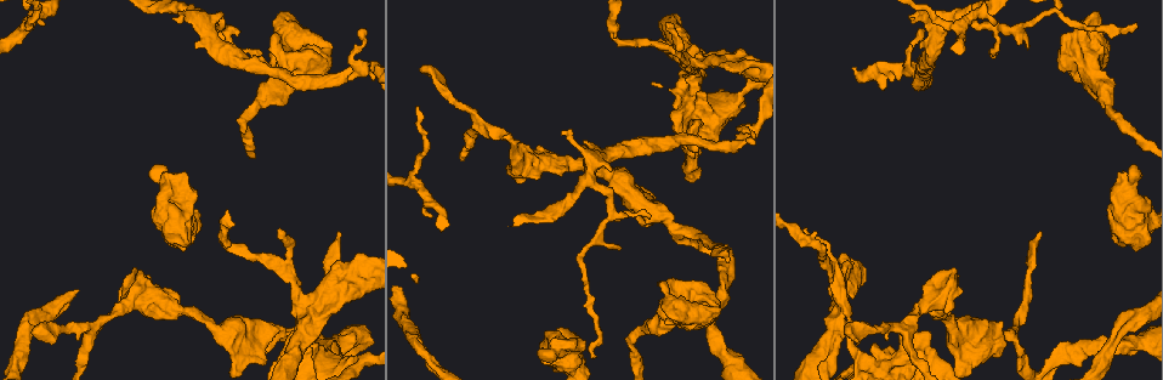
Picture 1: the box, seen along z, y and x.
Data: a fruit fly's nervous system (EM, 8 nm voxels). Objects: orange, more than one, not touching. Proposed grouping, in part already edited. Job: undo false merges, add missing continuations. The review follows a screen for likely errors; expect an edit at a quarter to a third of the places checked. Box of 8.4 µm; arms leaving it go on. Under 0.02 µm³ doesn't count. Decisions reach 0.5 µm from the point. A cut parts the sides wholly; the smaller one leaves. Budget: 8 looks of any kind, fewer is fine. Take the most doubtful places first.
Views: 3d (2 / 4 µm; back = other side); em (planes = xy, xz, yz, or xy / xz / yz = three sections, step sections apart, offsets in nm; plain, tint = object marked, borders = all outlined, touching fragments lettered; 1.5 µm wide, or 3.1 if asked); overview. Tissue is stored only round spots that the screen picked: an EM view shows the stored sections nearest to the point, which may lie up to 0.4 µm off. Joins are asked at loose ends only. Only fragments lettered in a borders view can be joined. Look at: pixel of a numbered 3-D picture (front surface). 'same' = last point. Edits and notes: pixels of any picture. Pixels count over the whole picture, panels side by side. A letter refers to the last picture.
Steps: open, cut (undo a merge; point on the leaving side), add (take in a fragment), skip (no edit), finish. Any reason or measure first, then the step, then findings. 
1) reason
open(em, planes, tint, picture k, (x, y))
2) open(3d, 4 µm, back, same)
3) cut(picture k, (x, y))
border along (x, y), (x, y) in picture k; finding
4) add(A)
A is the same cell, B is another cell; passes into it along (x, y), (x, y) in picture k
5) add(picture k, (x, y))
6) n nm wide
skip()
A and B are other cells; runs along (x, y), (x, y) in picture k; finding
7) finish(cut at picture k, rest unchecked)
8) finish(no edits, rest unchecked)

an open end
open(3d, 2 µm, picture 1, (1061, 34))

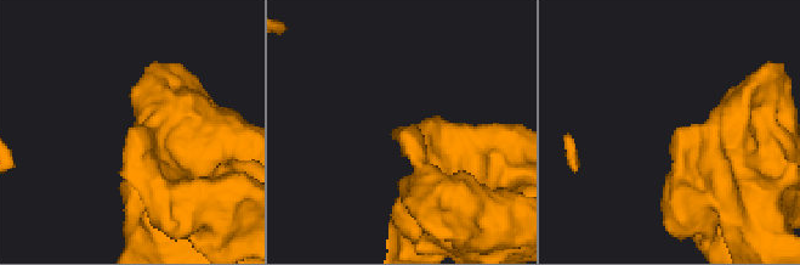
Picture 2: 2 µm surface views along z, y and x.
open(em, planes, borders, picture 2, (406, 137))

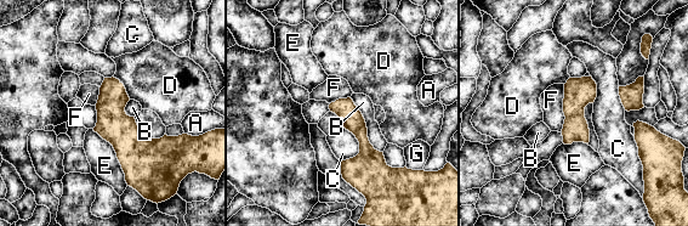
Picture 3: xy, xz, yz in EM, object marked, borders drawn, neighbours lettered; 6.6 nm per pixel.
140 nm wide
skip()
A, B, C, D, E, F and G are other cells; border along (564, 84), (564, 123), (561, 131) in picture 3; no lettered fragment goes on from it

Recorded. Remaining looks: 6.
branch point
open(3d, 2 µm, picture 1, (675, 53))

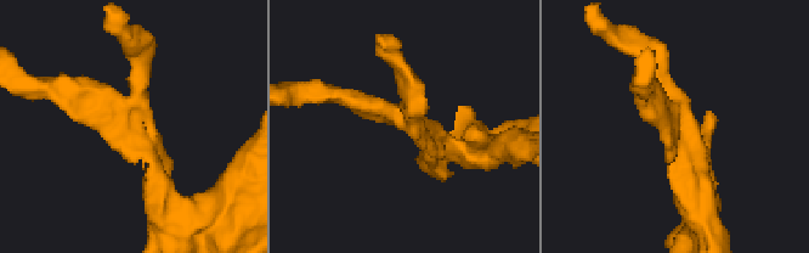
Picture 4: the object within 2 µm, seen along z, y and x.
open(em, planes, borders, picture 4, (671, 140))

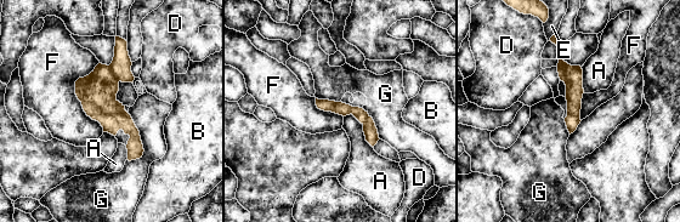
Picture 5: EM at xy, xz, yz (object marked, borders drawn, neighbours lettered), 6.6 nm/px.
90 nm wide
cut(picture 5, (97, 91))
A, B, D, E, F and G are other cells; a second neuron is stuck on

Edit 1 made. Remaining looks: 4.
finish(cut at picture 5, rest unchecked)

